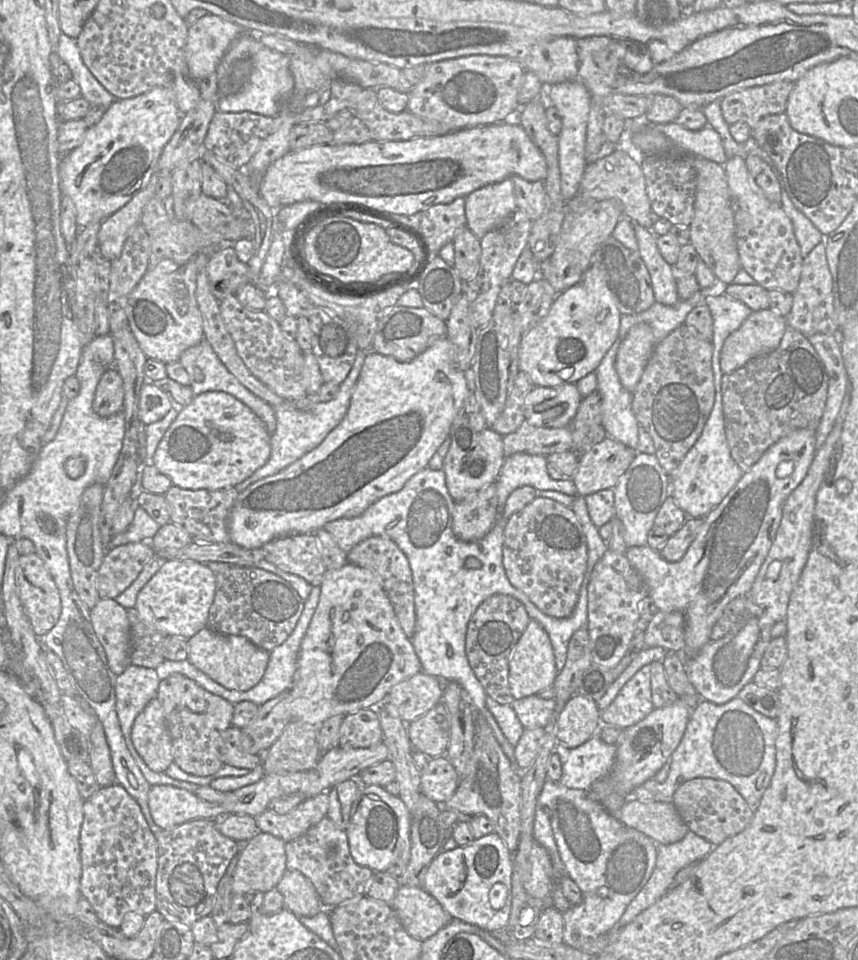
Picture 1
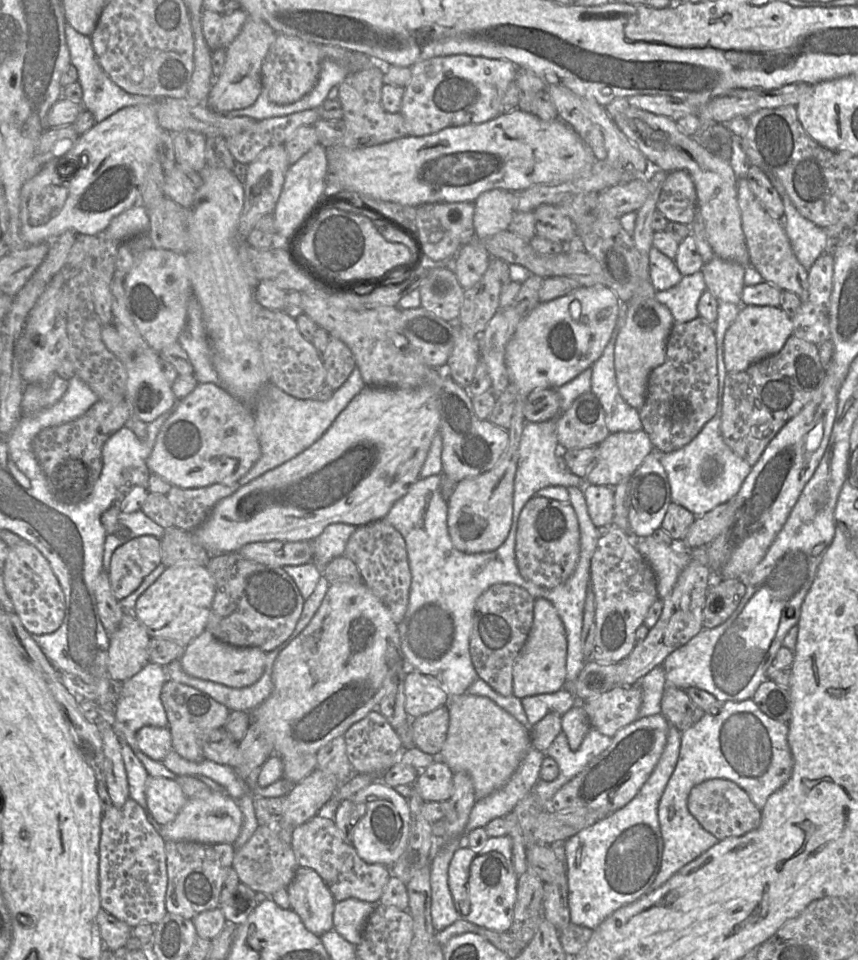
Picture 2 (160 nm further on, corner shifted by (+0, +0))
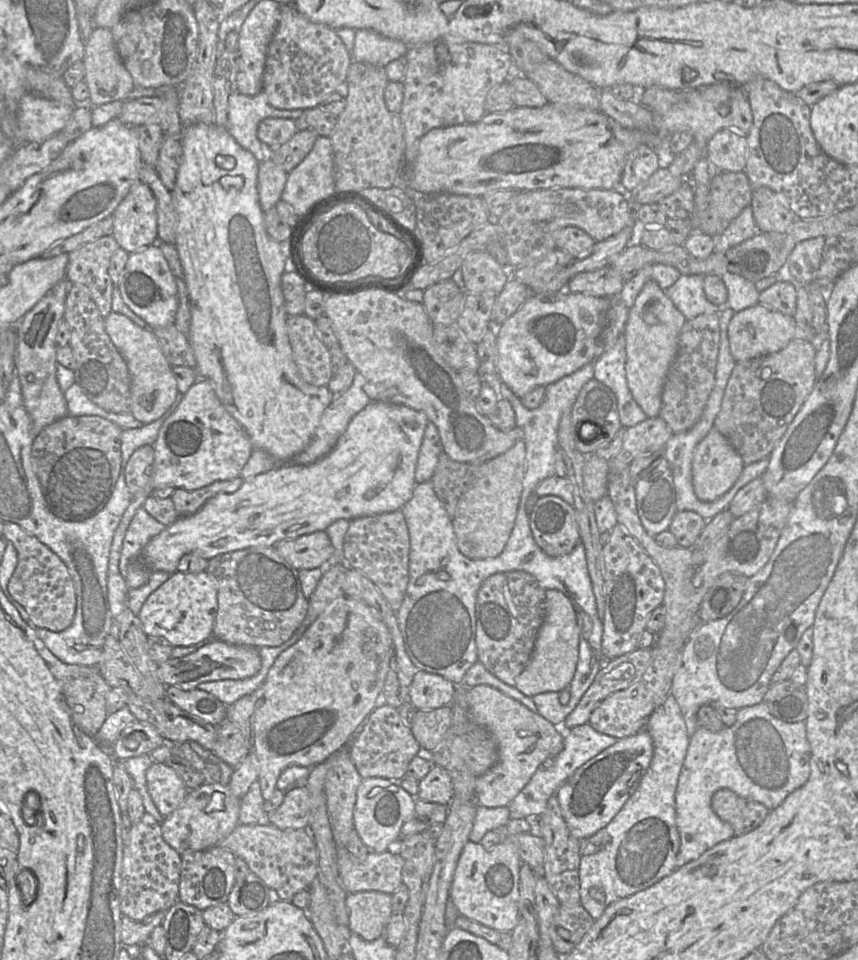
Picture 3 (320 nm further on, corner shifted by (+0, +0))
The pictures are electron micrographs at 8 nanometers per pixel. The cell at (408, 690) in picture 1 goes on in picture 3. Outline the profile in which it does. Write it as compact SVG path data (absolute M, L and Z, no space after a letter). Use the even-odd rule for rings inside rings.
M416 670L408 700L417 710L432 710L450 705L456 691L456 685L446 678Z

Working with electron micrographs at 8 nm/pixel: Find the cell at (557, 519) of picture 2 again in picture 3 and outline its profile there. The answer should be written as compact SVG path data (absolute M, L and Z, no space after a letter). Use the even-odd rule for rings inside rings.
M558 496L539 497L529 522L535 542L550 557L567 555L580 542L576 510Z

